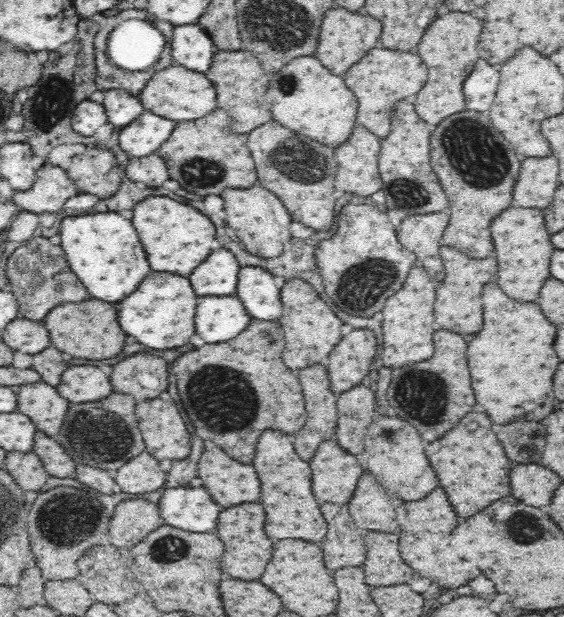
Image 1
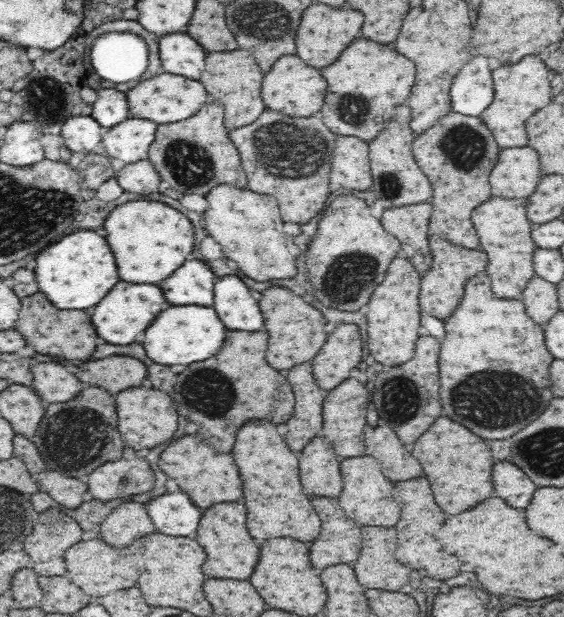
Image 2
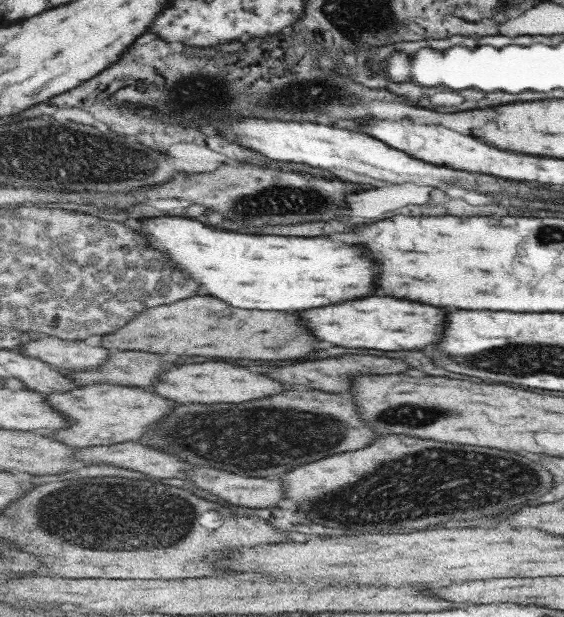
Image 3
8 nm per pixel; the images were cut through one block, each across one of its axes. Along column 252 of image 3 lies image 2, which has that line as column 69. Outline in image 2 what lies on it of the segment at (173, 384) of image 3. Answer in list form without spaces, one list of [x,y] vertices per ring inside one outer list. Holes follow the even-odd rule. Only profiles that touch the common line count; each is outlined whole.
[[[38,364],[32,368],[34,374],[34,390],[40,394],[40,398],[48,402],[62,402],[76,398],[86,386],[68,372],[62,364]]]

